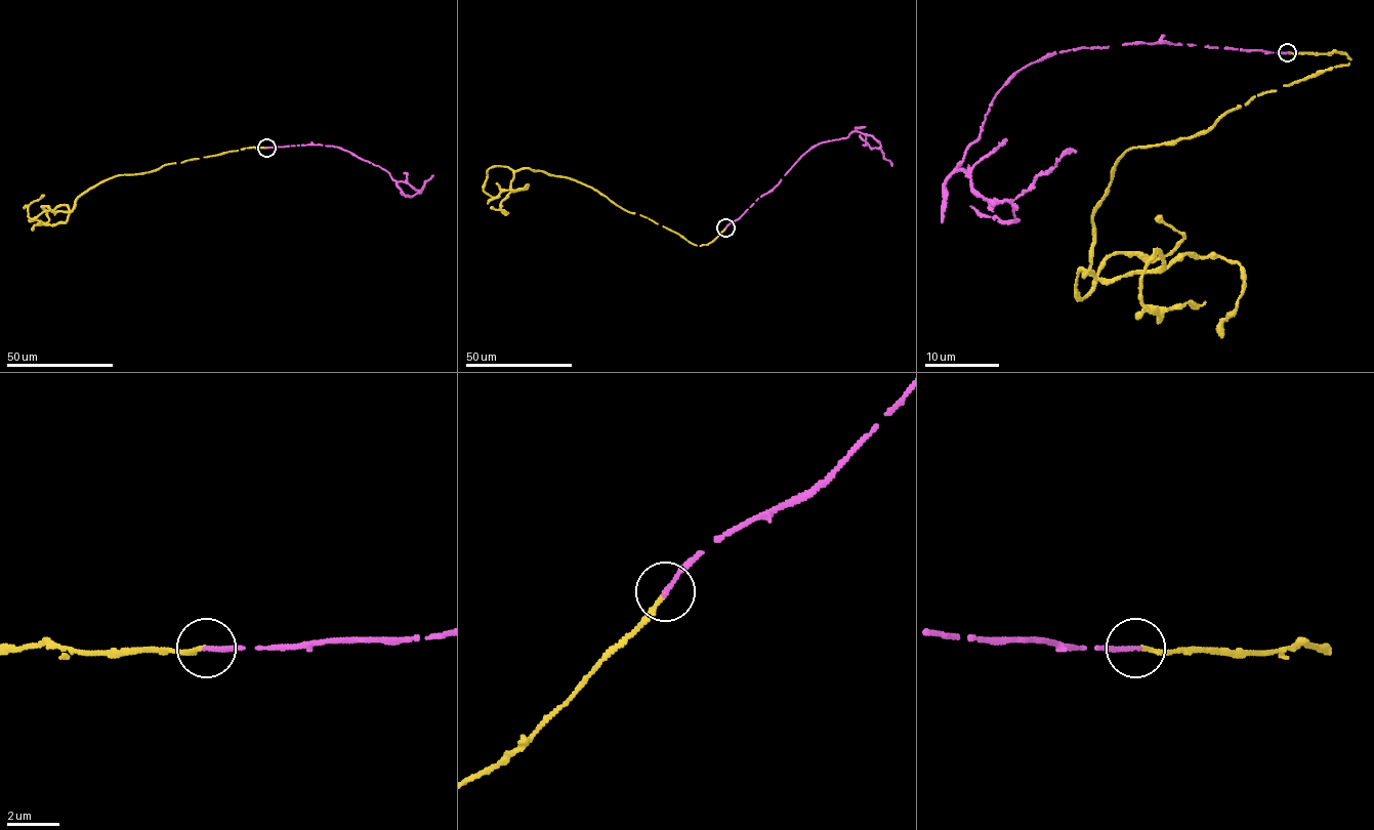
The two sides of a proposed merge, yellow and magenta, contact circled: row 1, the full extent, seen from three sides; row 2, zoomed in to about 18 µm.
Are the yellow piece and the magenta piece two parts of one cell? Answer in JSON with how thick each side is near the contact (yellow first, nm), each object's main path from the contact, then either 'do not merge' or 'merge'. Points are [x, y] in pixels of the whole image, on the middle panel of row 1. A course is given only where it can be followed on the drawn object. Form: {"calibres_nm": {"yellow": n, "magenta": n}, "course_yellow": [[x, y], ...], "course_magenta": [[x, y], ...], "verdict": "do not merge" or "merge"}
{"calibres_nm": {"yellow": 140, "magenta": 170}, "course_yellow": [[725, 226], [696, 245], [596, 191], [529, 168], [510, 182], [512, 191], [527, 188], [487, 203]], "course_magenta": [[725, 226], [773, 190], [816, 146], [859, 131], [871, 135], [880, 147], [871, 148], [859, 135]], "verdict": "merge"}

